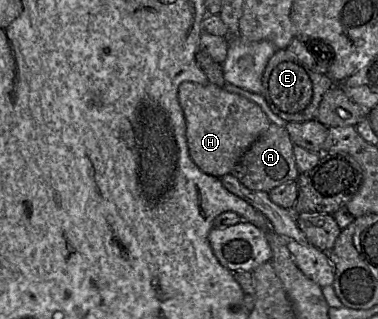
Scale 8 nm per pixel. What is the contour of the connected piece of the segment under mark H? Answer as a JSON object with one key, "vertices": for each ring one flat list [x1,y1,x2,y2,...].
{"vertices":[[182,82,178,88,178,100,186,120,189,154,204,173,214,177,229,174,248,148,271,125,255,102,210,82]]}

